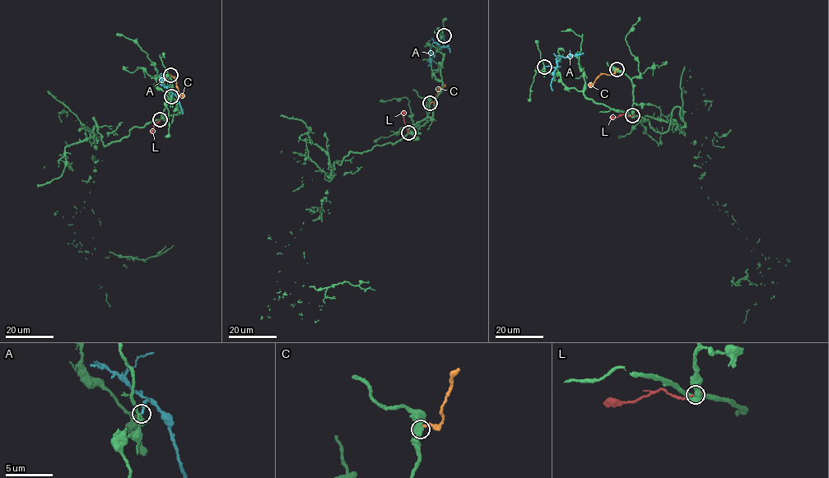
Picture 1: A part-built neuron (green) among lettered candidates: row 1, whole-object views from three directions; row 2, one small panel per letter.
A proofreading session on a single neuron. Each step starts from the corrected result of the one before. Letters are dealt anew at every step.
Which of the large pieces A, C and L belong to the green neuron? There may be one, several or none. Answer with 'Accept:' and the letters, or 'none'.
Accept: none

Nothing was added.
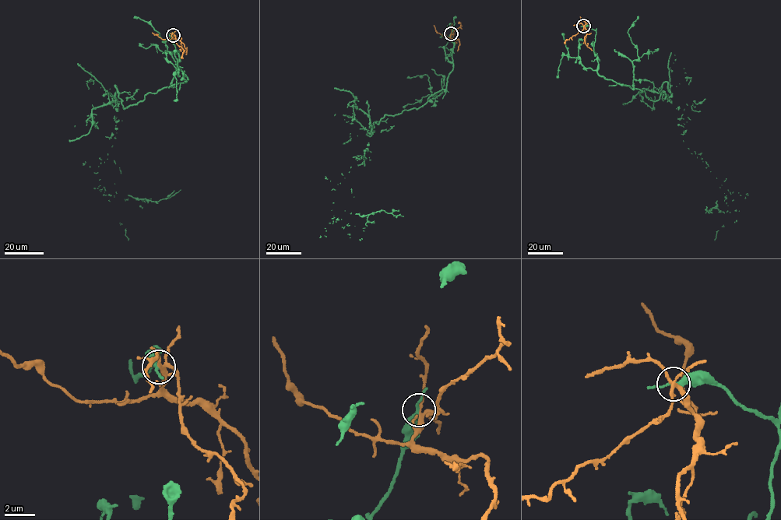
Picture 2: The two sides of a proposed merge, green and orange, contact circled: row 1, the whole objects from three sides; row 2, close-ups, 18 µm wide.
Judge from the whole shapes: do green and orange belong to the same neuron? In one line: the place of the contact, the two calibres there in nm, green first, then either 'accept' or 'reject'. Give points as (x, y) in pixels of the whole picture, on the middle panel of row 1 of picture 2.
place (451, 33); calibres 280 and 220 nm; reject

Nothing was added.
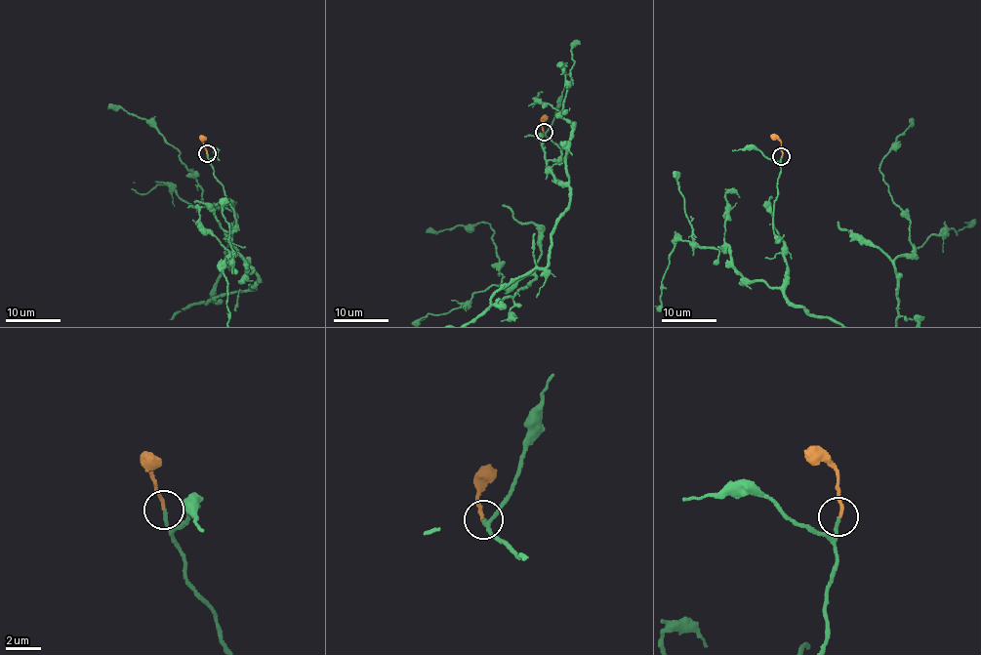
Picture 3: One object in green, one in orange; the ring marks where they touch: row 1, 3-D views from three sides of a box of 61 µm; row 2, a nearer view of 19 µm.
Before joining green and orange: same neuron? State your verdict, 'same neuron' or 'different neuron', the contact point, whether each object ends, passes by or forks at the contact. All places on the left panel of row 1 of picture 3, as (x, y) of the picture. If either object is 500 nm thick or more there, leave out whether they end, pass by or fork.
same neuron | (207, 153) | green ends | orange ends

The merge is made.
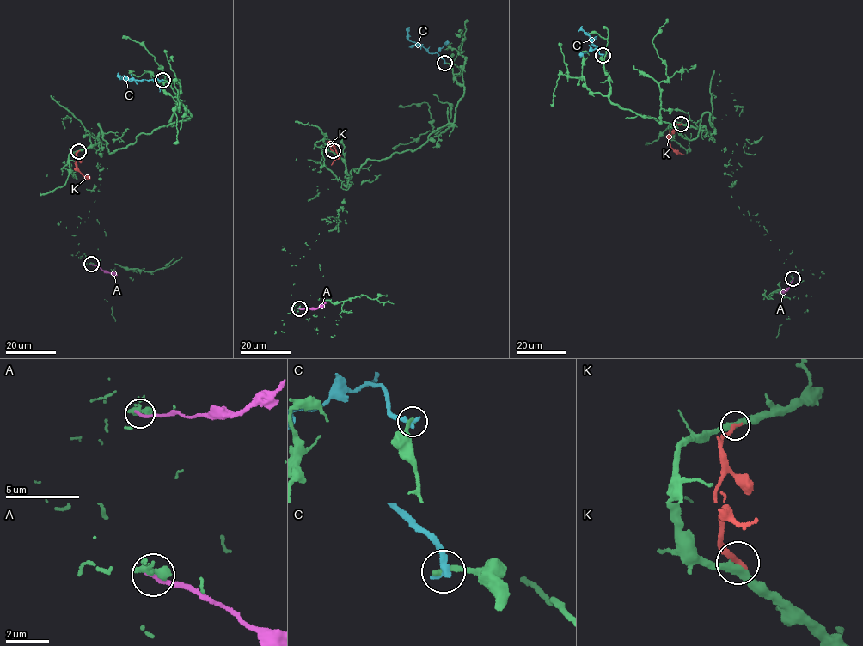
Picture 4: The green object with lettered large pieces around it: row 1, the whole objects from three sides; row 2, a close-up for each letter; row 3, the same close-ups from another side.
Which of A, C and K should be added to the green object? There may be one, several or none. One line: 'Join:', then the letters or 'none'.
Join: none

